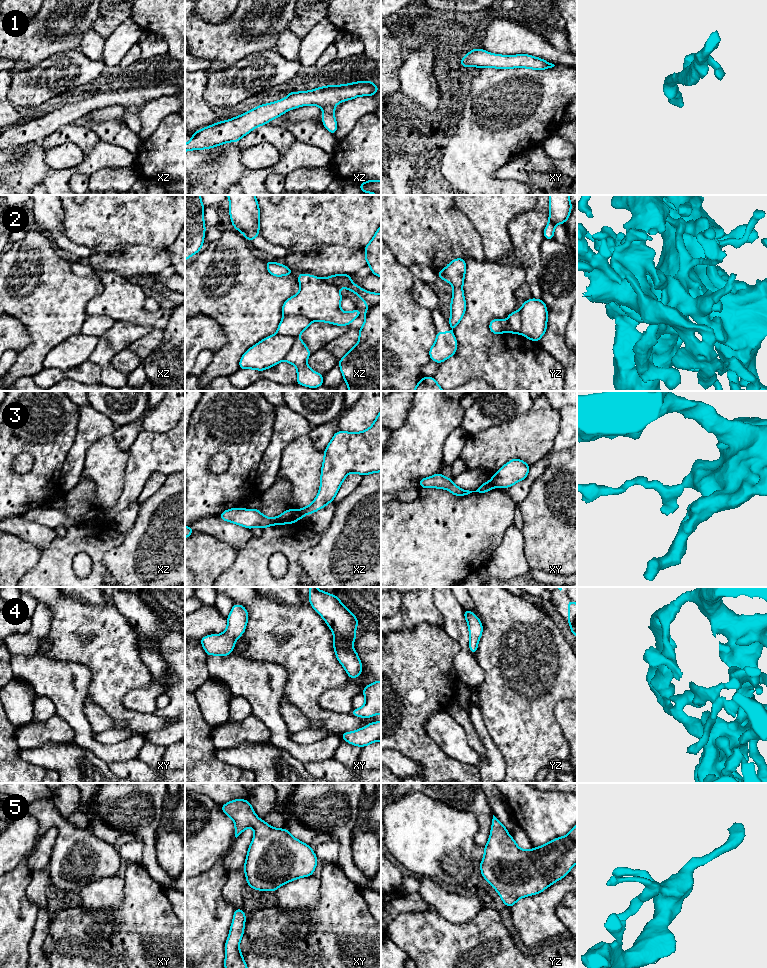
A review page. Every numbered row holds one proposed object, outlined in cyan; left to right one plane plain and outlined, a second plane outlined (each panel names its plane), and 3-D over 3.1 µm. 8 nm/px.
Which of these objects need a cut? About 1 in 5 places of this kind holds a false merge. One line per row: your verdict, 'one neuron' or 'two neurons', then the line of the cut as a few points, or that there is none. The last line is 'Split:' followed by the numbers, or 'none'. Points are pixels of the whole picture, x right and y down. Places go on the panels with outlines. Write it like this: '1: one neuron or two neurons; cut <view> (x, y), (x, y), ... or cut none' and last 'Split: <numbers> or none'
1: one neuron; cut none
2: two neurons; cut xz (277, 333), (290, 335), (294, 338), (292, 347), (283, 359)
3: two neurons; cut xz (297, 510), (302, 516)
4: one neuron; cut none
5: one neuron; cut none
Split: 2, 3

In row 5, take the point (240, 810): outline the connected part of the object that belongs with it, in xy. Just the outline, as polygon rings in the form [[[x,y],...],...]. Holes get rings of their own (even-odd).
[[[232,800],[222,805],[221,810],[234,821],[236,838],[246,828],[254,829],[253,840],[243,867],[246,881],[251,888],[259,891],[276,891],[283,884],[313,875],[318,859],[312,848],[294,838],[287,828],[274,828],[259,819],[248,800]]]

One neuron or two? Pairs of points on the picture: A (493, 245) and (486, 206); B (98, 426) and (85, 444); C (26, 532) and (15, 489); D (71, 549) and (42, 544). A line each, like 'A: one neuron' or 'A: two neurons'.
A: one neuron
B: one neuron
C: two neurons
D: two neurons

